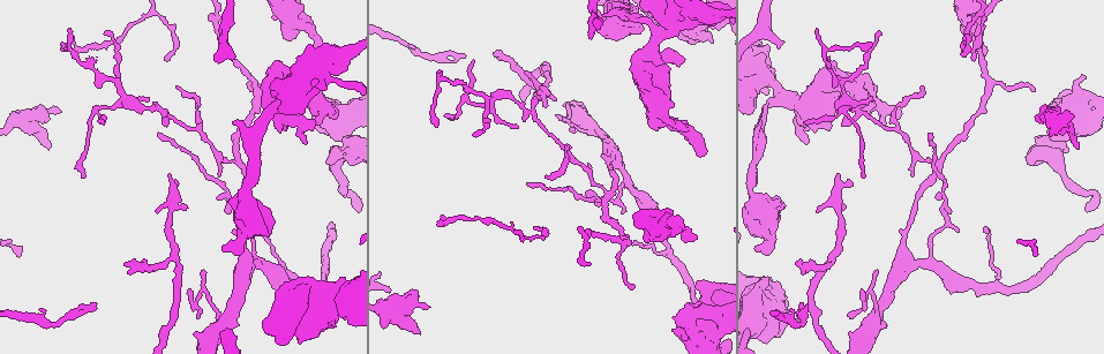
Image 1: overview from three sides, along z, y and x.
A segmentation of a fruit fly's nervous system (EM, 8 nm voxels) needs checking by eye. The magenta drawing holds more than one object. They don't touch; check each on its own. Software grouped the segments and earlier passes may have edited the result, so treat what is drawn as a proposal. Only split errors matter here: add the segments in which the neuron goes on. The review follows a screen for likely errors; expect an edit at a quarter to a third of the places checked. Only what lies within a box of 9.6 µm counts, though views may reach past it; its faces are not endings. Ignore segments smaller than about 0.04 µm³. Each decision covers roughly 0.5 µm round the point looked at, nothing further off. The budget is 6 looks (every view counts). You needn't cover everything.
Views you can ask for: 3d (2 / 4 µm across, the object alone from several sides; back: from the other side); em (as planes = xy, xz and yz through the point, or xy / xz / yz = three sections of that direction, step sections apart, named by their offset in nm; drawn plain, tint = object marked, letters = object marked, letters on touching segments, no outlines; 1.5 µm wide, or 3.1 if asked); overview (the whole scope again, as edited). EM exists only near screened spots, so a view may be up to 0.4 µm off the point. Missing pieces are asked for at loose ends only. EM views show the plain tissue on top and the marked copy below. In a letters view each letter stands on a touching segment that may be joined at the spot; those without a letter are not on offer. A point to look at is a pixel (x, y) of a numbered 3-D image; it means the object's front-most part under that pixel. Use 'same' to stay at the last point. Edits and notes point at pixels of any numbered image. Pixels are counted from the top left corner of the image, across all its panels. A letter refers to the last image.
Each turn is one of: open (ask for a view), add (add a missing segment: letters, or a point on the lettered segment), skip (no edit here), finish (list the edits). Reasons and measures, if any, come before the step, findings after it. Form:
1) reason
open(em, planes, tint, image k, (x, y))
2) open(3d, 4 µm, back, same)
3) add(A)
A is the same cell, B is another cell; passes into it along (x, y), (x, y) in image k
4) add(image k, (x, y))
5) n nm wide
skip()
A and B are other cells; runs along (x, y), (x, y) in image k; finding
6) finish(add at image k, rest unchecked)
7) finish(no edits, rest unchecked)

free end
open(3d, 2 µm, back, image 1, (1033, 89))

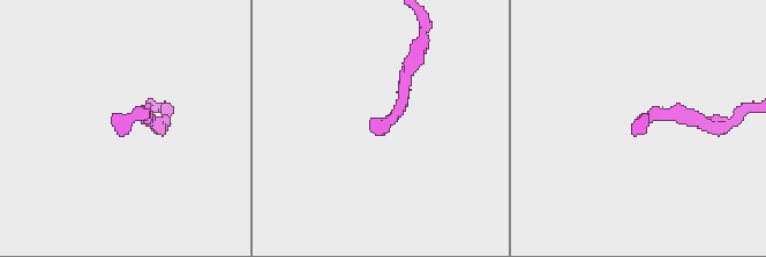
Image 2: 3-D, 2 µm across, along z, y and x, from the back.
open(em, xy, step 8, tint, image 2, (370, 131))

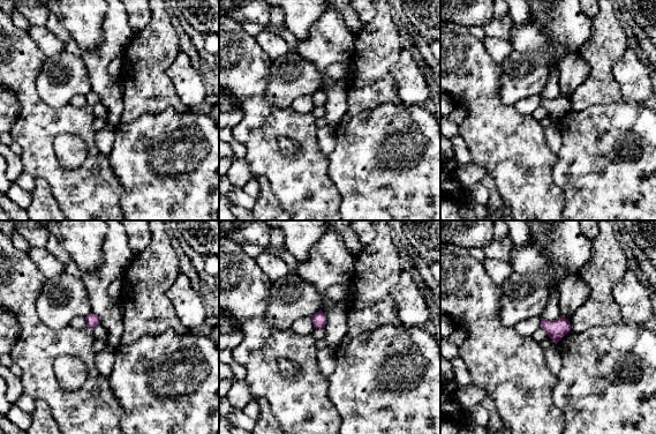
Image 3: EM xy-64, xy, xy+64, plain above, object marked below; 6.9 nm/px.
another direction
open(em, planes, letters, same)

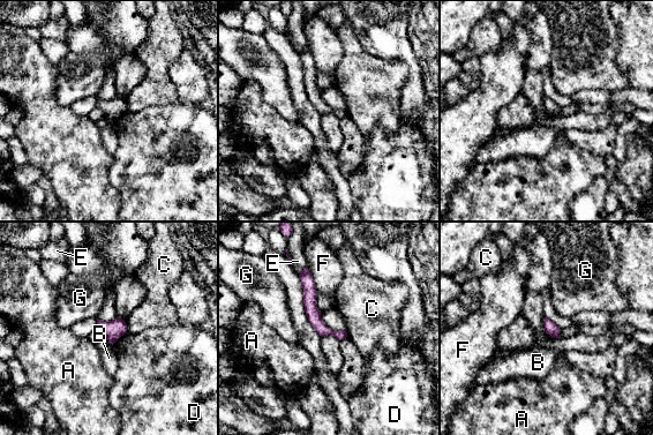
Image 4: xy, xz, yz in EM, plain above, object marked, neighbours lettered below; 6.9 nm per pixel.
F touches over 140 nm
skip()
A, B, C, D, E, F and G are other cells; runs along (308, 289), (314, 319), (343, 335) in image 4; none of them fits

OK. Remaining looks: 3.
free end
open(em, xy, step 8, tint, image 1, (986, 228))

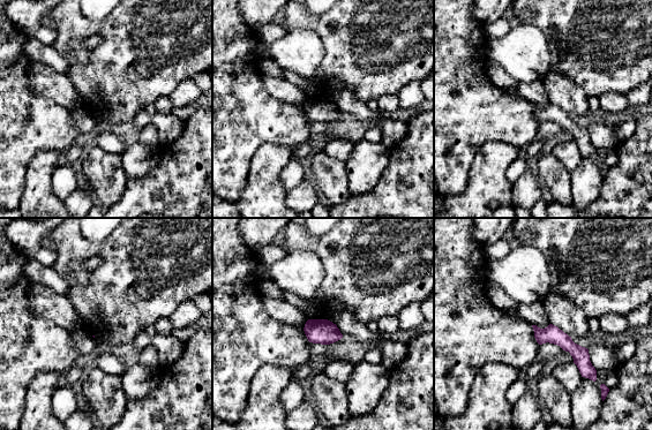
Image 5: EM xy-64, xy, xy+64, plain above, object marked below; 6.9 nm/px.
cut it another way
open(em, planes, tint, same)

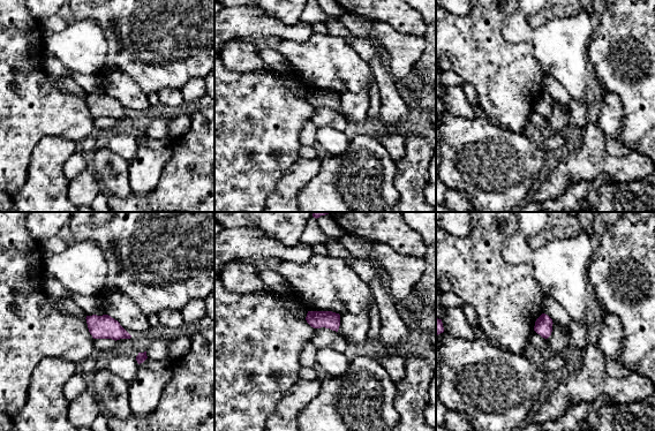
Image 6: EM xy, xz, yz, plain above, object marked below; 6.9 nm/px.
what lies round it
open(em, planes, letters, same)

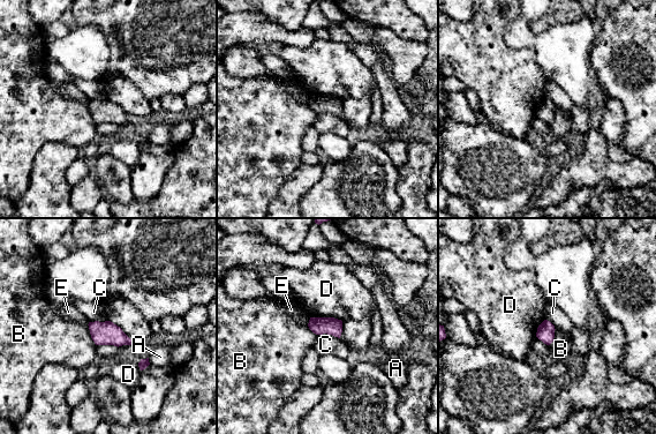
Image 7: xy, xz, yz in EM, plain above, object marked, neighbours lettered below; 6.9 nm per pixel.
skip()
A, B, C, D and E are other cells; border along (317, 334), (331, 334), (339, 338) in image 7; none of them fits

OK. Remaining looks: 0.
finish(no edits, rest unchecked)

